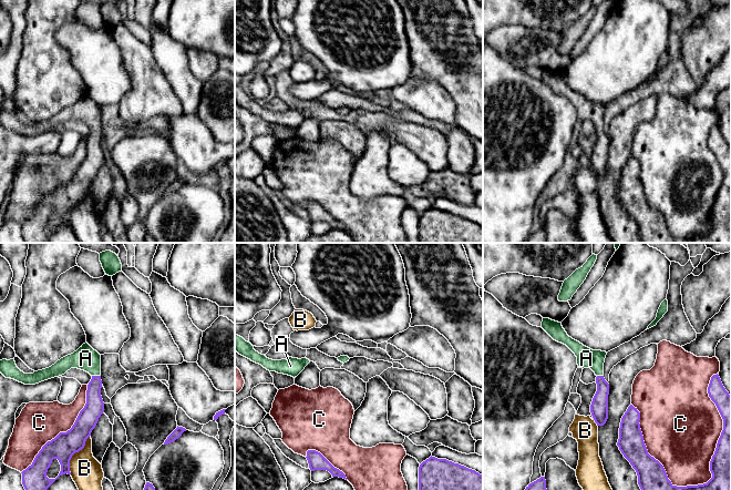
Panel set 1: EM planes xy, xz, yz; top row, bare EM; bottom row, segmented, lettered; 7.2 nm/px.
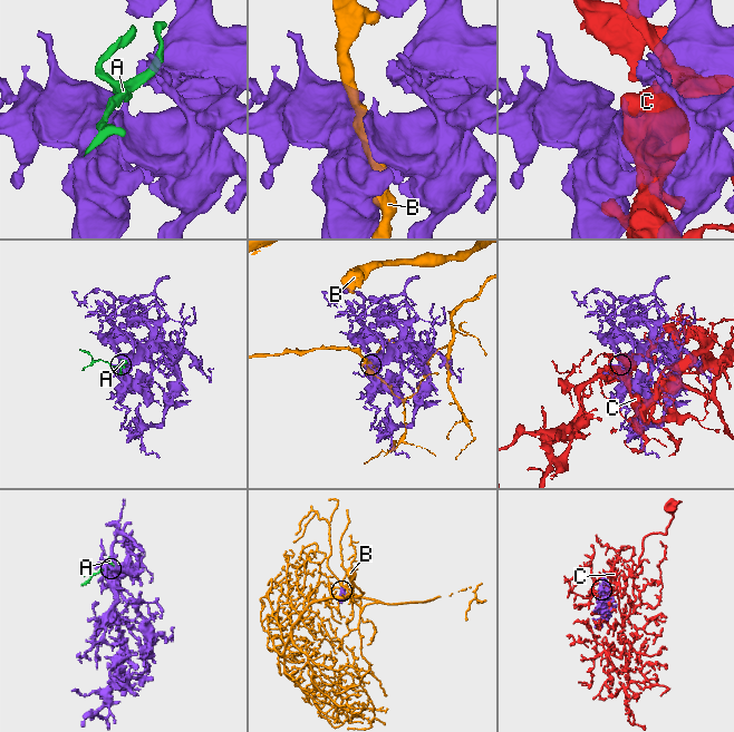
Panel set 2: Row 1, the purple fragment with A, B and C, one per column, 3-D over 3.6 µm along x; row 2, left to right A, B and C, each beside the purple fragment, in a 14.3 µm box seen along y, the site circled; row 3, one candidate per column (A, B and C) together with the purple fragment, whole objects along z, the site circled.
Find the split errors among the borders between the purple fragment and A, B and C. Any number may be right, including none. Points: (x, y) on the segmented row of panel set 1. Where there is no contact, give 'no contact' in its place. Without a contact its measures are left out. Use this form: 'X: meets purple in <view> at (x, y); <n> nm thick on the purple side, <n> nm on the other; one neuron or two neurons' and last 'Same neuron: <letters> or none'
A: meets purple in xy at (96, 376); 140 nm thick on the purple side, 180 nm on the other; one neuron
B: meets purple in xy at (74, 452); 180 nm thick on the purple side, 220 nm on the other; two neurons
C: meets purple in yz at (717, 443); 300 nm thick on the purple side, 500 nm on the other; two neurons
Same neuron: A

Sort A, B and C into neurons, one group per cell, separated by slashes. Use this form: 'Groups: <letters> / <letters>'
Groups: A / B / C

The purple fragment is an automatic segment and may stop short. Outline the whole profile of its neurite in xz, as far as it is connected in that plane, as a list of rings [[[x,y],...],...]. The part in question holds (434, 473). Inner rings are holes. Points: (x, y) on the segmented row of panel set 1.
[[[431,456],[419,467],[419,490],[483,490],[483,476]]]

